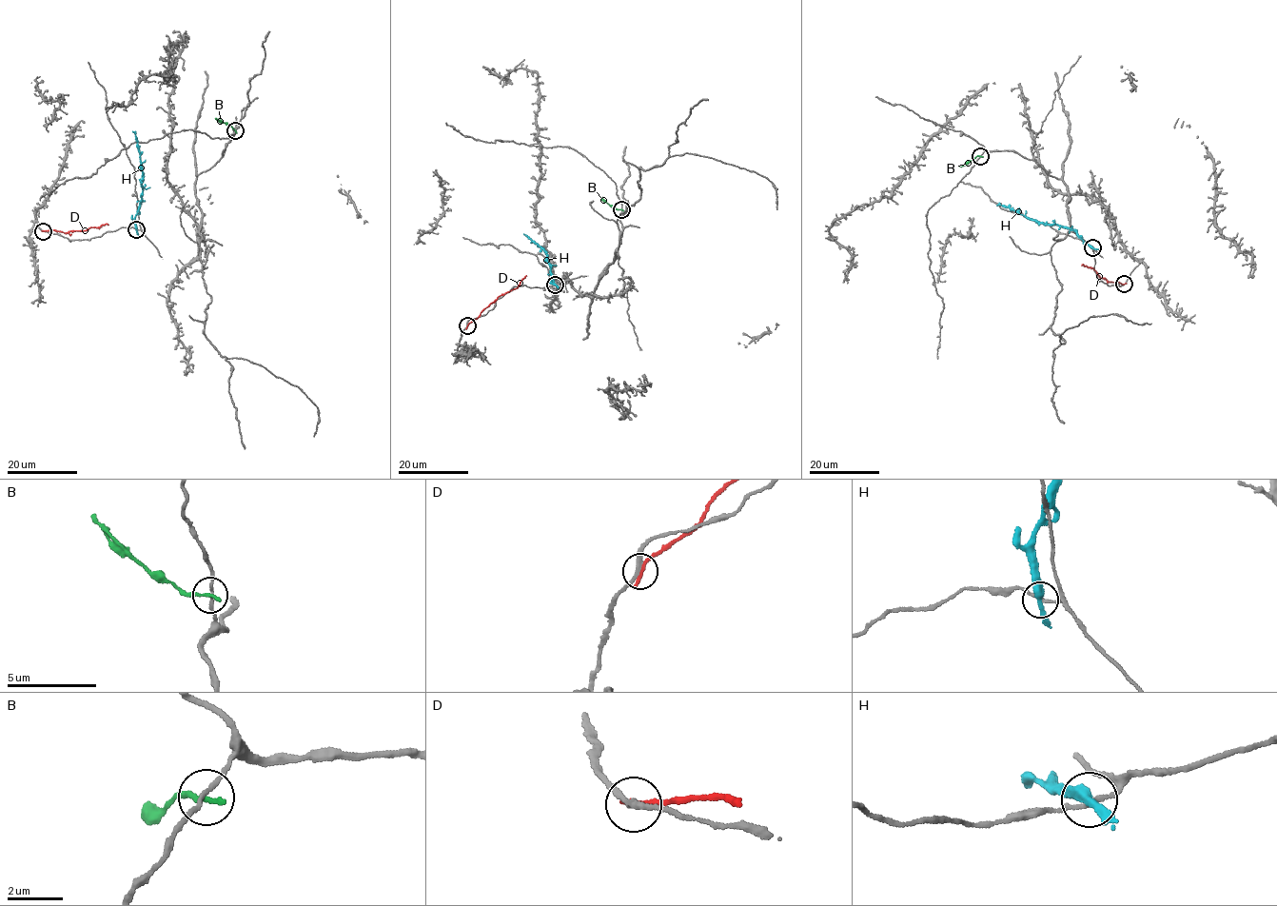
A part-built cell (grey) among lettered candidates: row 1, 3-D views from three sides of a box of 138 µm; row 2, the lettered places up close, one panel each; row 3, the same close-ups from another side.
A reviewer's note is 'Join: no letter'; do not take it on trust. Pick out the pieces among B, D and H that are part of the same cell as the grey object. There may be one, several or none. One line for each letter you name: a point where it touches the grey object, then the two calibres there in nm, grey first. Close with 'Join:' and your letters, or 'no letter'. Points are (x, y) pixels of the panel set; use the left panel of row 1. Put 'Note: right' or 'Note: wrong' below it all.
Join: no letter
Note: right

